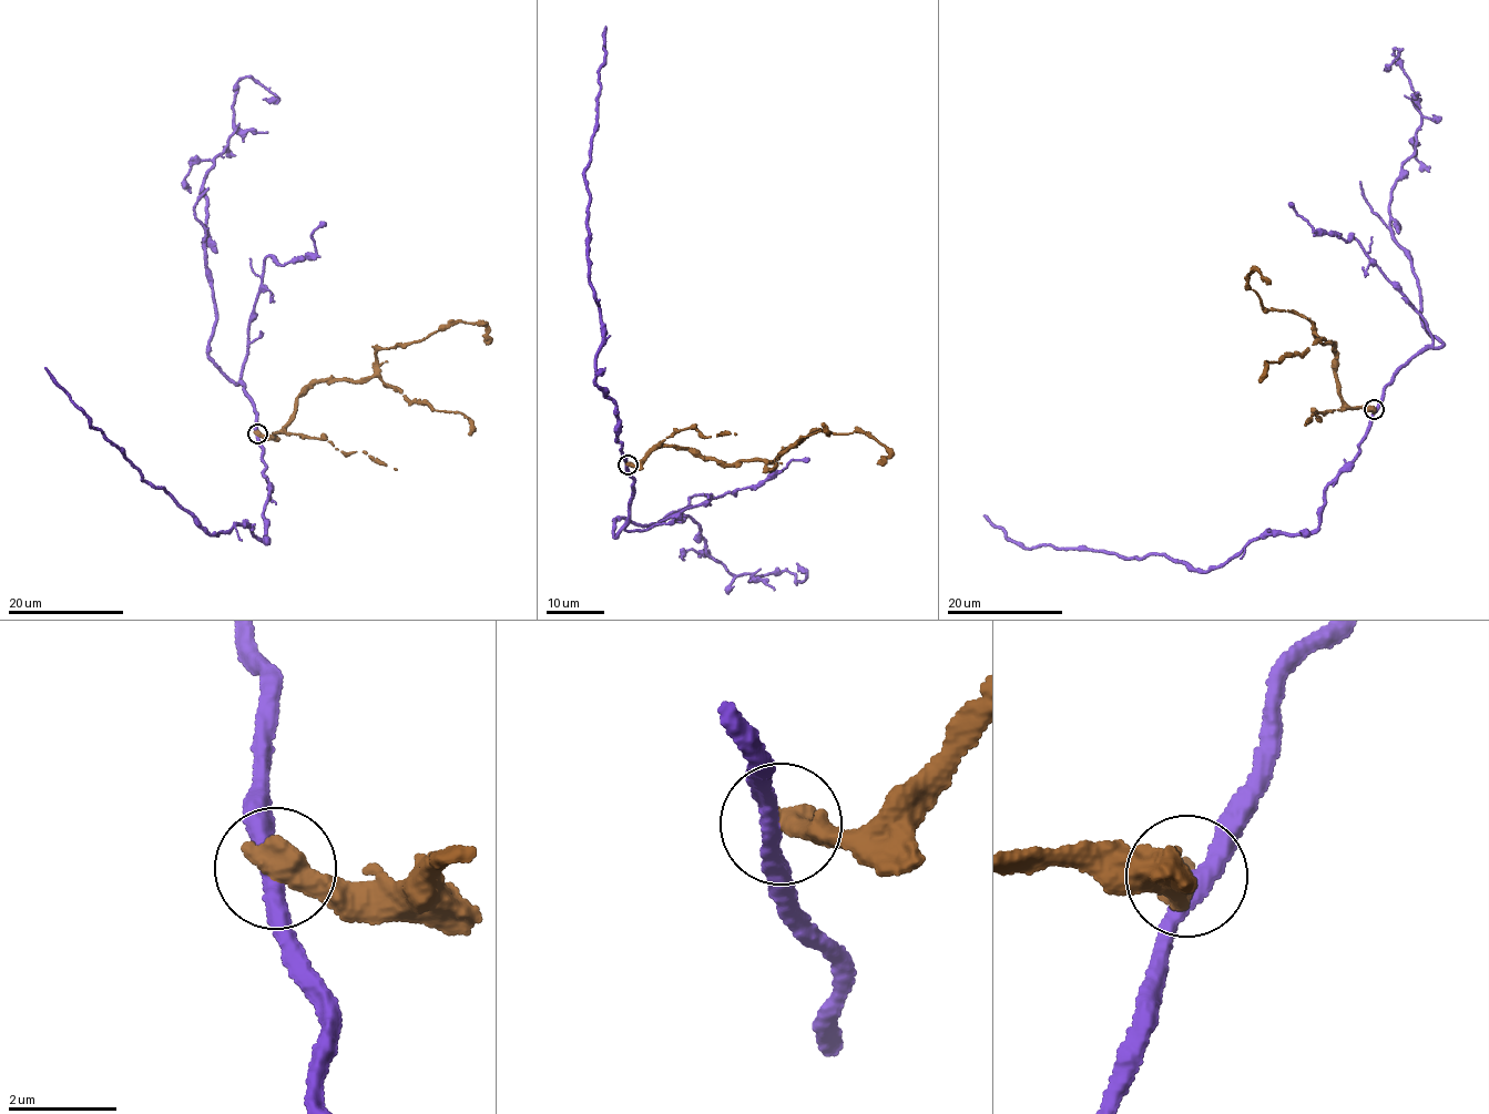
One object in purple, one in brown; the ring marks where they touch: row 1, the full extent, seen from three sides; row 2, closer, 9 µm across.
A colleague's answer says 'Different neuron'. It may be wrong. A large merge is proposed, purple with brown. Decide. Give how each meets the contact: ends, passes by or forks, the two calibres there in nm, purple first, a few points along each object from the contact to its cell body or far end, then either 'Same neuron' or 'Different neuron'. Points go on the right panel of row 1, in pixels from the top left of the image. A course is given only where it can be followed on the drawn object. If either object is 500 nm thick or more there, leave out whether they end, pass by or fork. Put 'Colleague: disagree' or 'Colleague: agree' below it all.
Thickness 320 nm (purple) against 550 nm. Course of purple: (1374, 409), (1360, 455), (1328, 484), (1315, 530), (1263, 534), (1207, 571), (1164, 555), (1022, 548), (983, 515). Course of brown: (1374, 409), (1346, 404), (1333, 345), (1297, 314), (1261, 306), (1246, 276), (1271, 284). Different neuron
Colleague: agree

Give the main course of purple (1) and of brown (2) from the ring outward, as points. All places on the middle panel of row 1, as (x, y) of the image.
1: (628, 464), (615, 441), (615, 406), (595, 380), (602, 326), (587, 258), (590, 192), (584, 167), (605, 26)
2: (628, 464), (642, 463), (659, 447), (726, 464), (770, 462), (825, 429), (873, 436), (888, 456), (878, 463)

